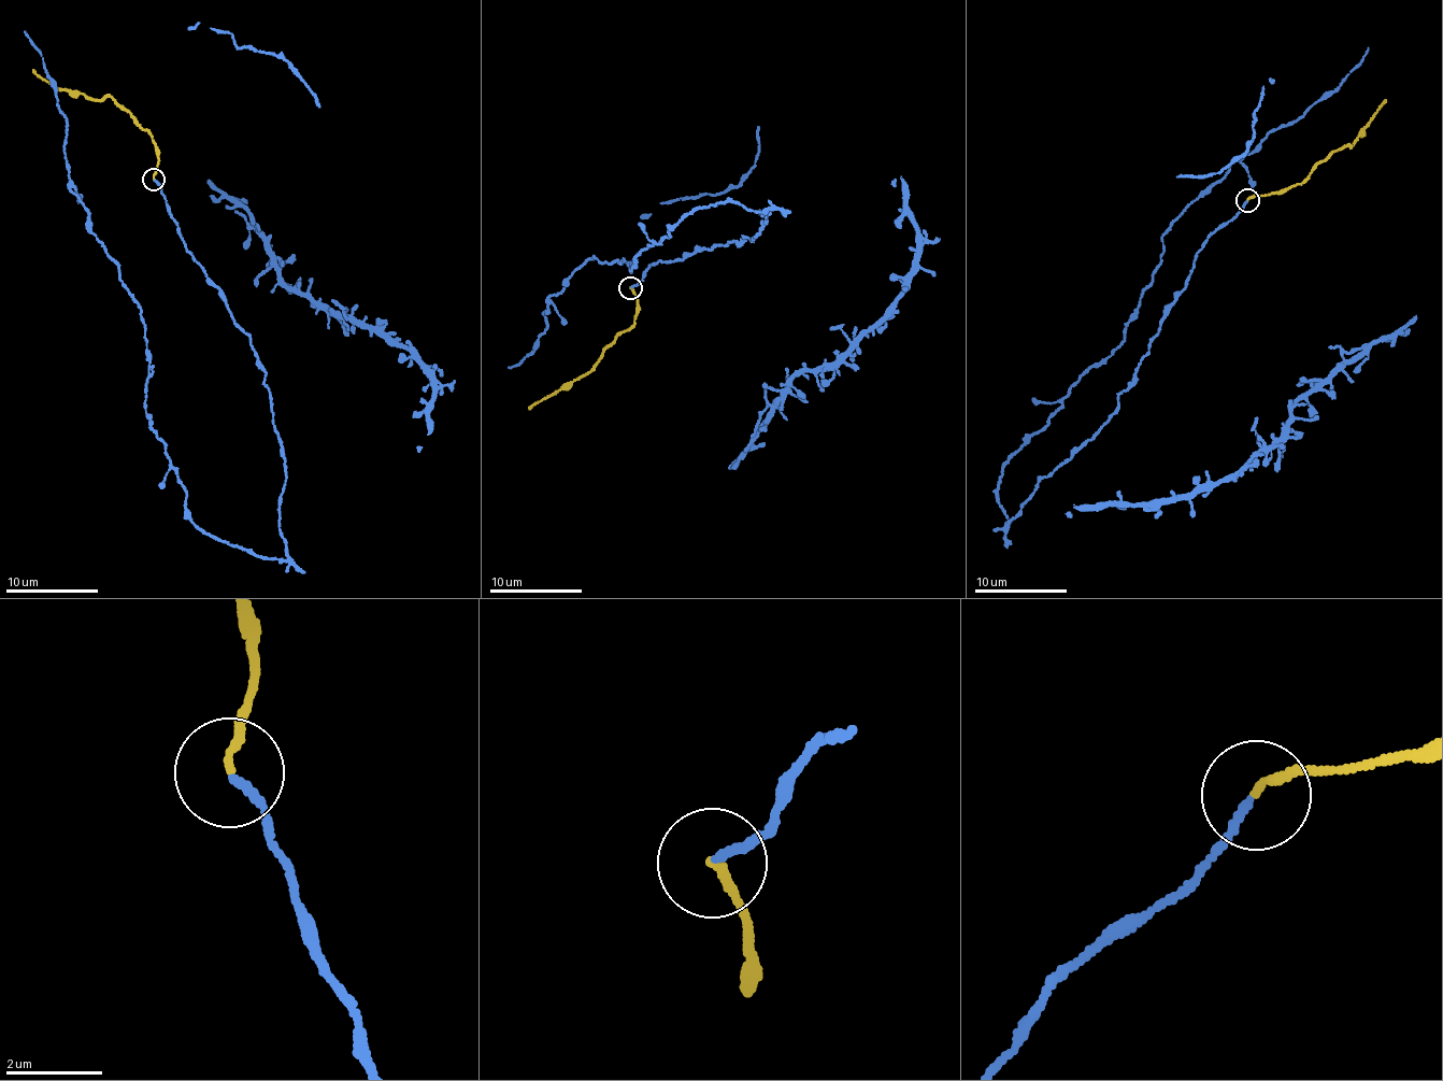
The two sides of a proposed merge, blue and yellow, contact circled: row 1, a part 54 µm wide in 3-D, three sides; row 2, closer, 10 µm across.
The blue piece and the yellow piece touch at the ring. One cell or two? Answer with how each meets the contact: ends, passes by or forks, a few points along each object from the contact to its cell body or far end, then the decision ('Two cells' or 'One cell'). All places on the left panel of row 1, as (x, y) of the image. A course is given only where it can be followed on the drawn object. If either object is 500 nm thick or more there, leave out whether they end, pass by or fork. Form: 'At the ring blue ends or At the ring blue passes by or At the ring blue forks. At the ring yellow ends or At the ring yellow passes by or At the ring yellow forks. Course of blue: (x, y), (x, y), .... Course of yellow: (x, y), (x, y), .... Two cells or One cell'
At the ring blue ends. At the ring yellow ends. Course of blue: (154, 179), (266, 373), (284, 558), (190, 518), (144, 407), (139, 302), (70, 189), (66, 119), (24, 32). Course of yellow: (154, 179), (158, 162), (152, 138), (129, 110), (106, 96), (99, 99), (56, 88), (32, 70). One cell

